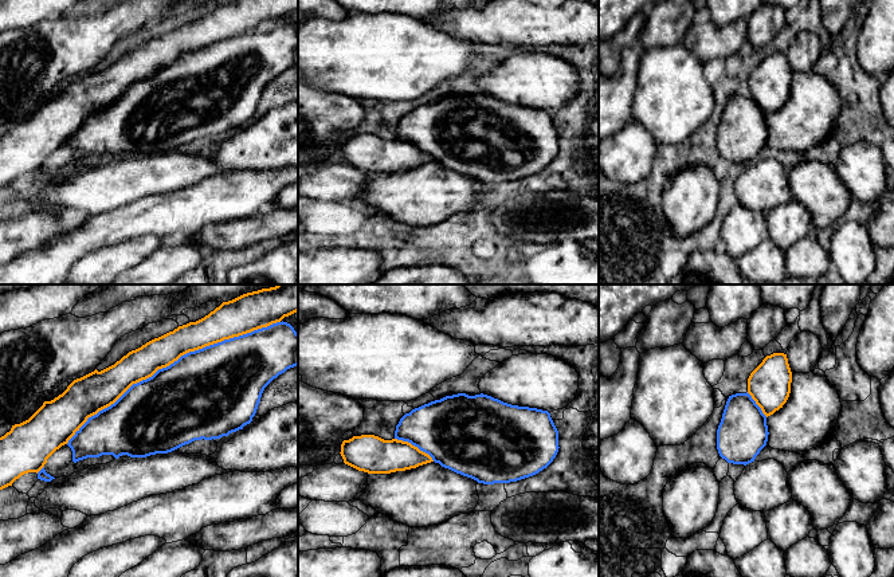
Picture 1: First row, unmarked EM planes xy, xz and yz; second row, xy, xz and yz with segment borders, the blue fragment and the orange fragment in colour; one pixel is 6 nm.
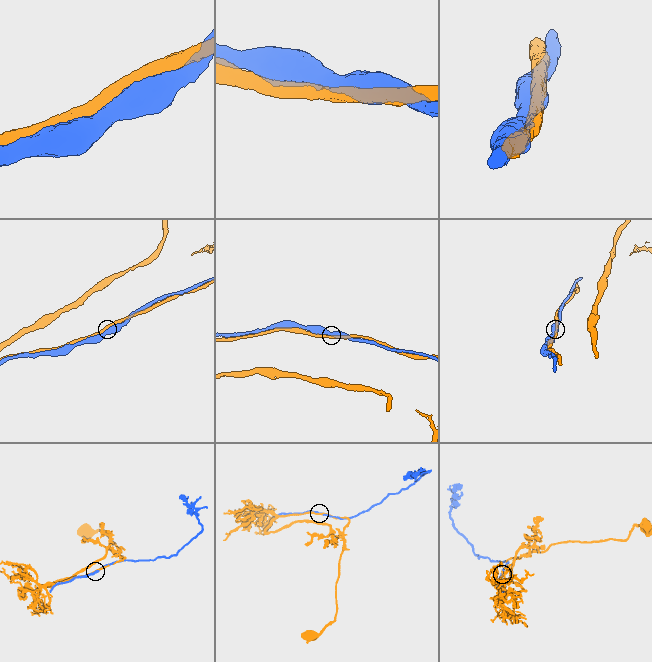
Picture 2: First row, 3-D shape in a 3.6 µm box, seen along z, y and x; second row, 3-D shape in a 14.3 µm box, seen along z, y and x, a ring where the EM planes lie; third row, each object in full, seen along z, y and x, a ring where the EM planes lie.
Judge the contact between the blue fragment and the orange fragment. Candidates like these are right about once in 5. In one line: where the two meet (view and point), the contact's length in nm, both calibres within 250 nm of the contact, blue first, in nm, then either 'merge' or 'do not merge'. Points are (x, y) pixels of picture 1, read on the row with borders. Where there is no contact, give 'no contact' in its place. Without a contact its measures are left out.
xy (171, 364) | 1450 nm | 500/190 nm | do not merge

